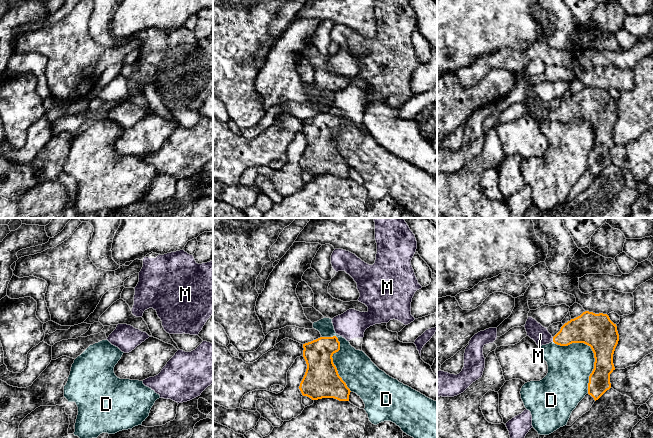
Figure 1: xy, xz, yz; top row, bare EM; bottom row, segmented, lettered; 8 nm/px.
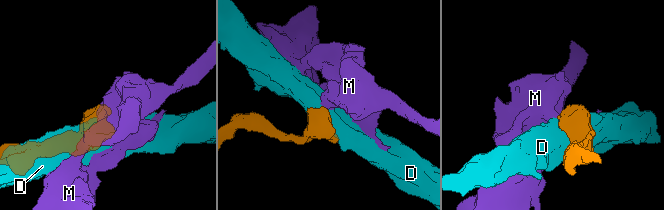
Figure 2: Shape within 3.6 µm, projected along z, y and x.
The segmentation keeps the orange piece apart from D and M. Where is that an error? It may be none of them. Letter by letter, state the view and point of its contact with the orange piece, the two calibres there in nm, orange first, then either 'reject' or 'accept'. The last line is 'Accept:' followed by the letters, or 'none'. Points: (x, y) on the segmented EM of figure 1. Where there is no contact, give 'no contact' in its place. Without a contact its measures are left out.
D: yz (592, 350) | 280/360 nm | reject
M: yz (553, 339) | 220/140 nm | accept
Accept: M

